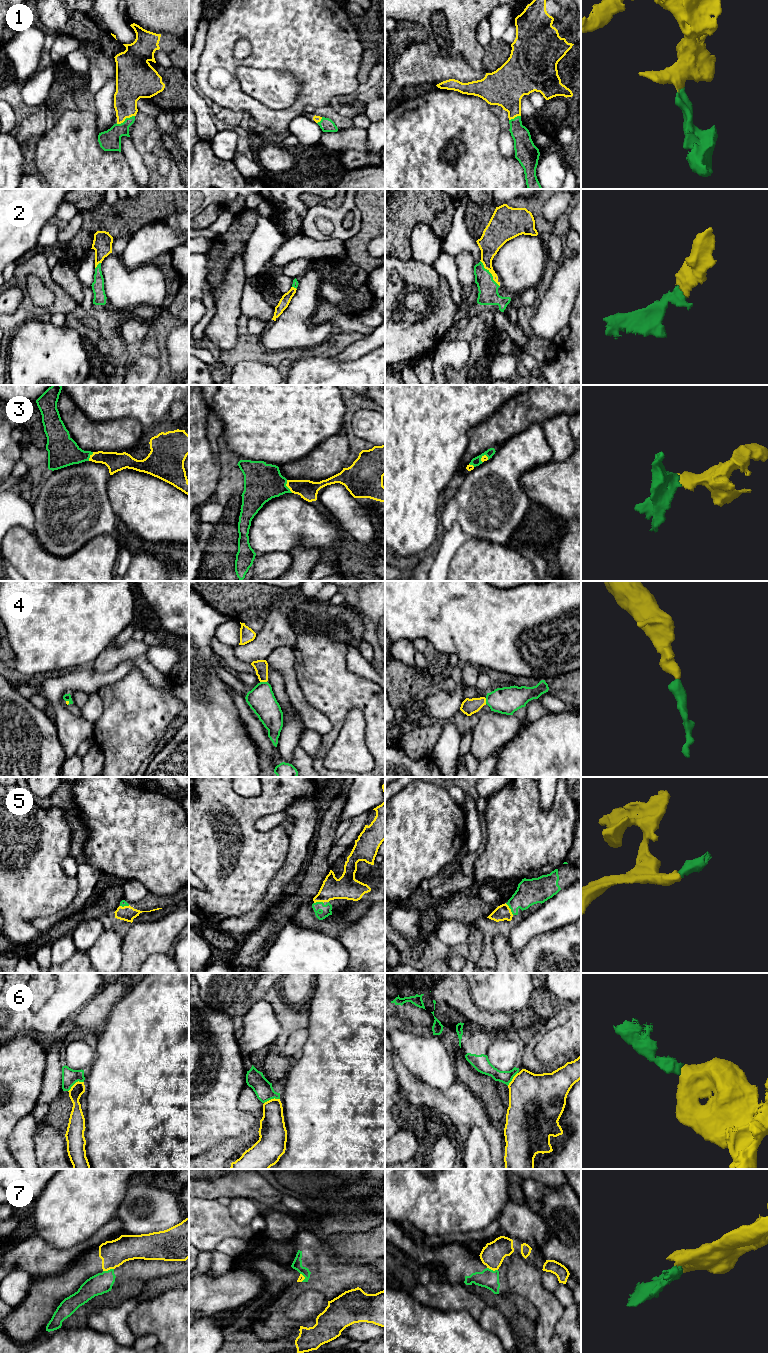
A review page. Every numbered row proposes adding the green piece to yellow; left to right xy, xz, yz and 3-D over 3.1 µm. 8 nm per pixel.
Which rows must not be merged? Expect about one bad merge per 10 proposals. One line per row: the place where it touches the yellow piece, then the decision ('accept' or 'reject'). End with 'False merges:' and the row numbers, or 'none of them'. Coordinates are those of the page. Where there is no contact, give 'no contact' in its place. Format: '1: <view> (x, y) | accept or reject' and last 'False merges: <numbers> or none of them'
1: xy (125, 118) | accept
2: yz (490, 272) | accept
3: xz (286, 485) | accept
4: xz (263, 681) | accept
5: yz (510, 909) | accept
6: xy (75, 1083) | reject
7: xy (108, 1269) | reject
False merges: 6, 7

